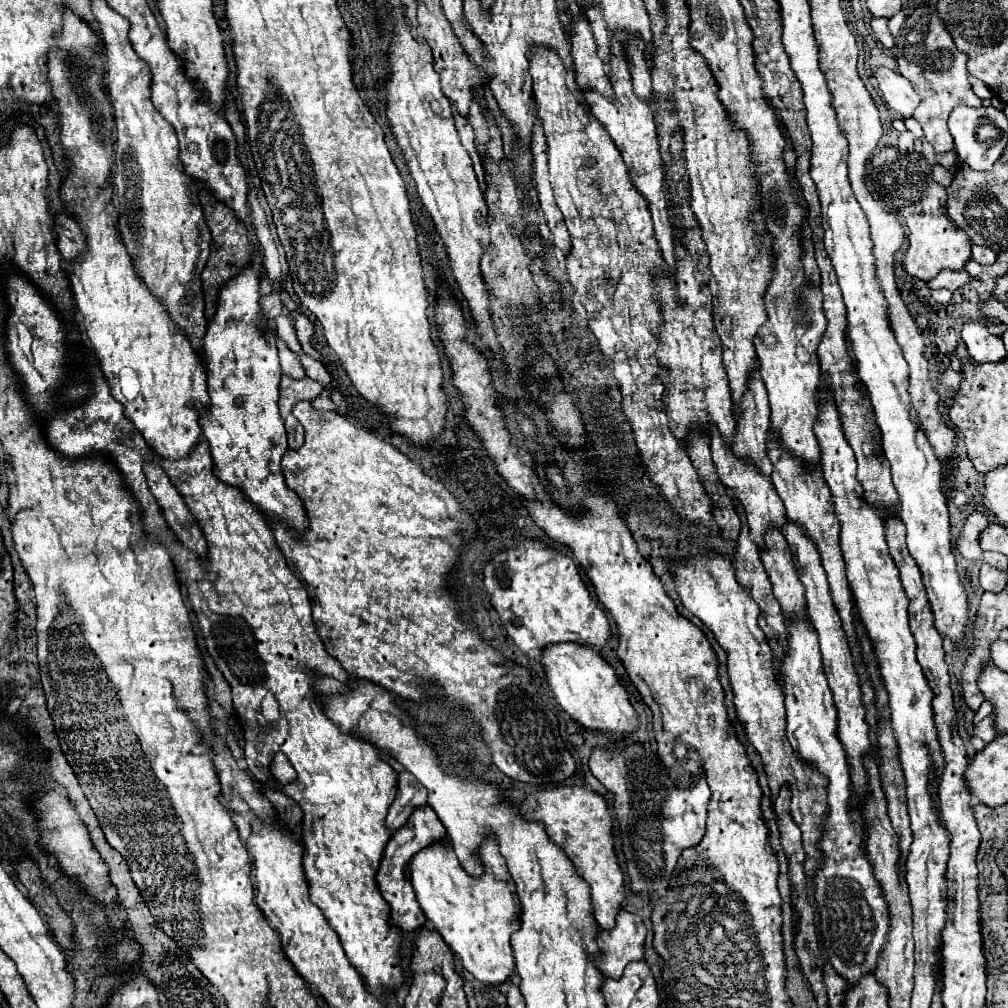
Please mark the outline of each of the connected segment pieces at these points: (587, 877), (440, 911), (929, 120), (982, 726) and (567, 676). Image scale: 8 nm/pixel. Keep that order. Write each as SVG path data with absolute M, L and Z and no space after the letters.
M555 786L529 794L519 804L519 814L529 822L539 820L545 824L547 836L559 848L563 848L569 860L577 866L581 878L589 884L595 922L601 928L611 928L615 924L615 916L619 912L625 890L623 890L623 872L613 852L611 816L605 798L581 786Z
M445 836L443 840L419 850L411 858L409 874L417 902L423 908L427 920L443 936L449 948L461 958L465 970L469 970L477 980L485 984L501 984L515 970L509 938L519 928L519 904L515 886L505 866L505 858L499 852L497 838L487 836L481 842L479 858L483 864L483 874L467 874L453 852L449 836Z
M935 4L931 6L915 6L907 16L901 32L895 38L895 56L899 64L899 72L913 84L921 102L913 112L913 118L921 124L925 132L925 140L935 148L935 152L953 150L953 138L947 130L947 118L951 110L959 104L965 106L981 106L981 98L973 92L967 76L967 56L957 50L953 38L947 34L947 26L935 14Z
M989 714L975 726L975 736L979 736L985 744L989 744L999 736L999 730L995 730L995 722L991 722L991 718L995 718L995 714Z
M559 642L559 646L545 646L541 650L541 664L553 698L573 720L581 722L585 728L597 728L615 734L627 734L635 730L637 714L629 702L629 696L615 676L615 670L599 650L591 650L591 646L579 646L577 642Z

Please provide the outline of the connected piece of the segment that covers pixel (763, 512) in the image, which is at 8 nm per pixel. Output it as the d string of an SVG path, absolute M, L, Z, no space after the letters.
M711 428L711 452L713 452L713 462L719 474L719 480L727 486L729 494L739 500L745 508L747 514L747 522L749 522L749 530L751 530L751 540L759 546L759 550L763 550L765 546L765 534L771 530L785 530L787 528L787 516L785 516L785 506L779 498L779 494L773 488L773 482L769 478L763 478L755 466L749 466L747 462L739 462L739 458L735 458L735 454L723 446L723 440L719 438L717 430Z

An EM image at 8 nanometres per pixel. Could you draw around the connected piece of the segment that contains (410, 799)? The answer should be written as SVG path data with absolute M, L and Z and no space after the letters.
M403 770L399 774L397 798L393 800L393 804L389 808L385 824L389 826L391 832L395 832L401 826L405 826L405 822L409 820L409 814L413 814L413 810L417 810L419 806L425 806L425 804L427 804L427 788L411 772Z

